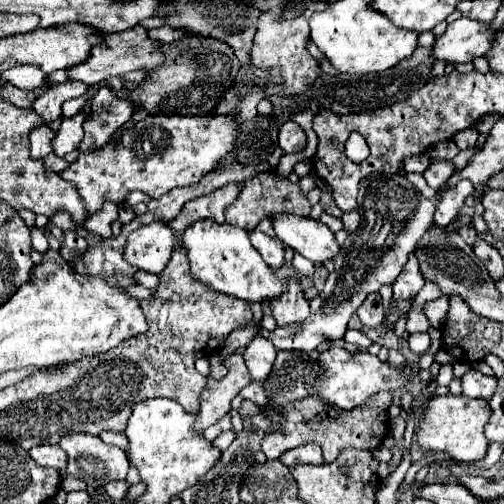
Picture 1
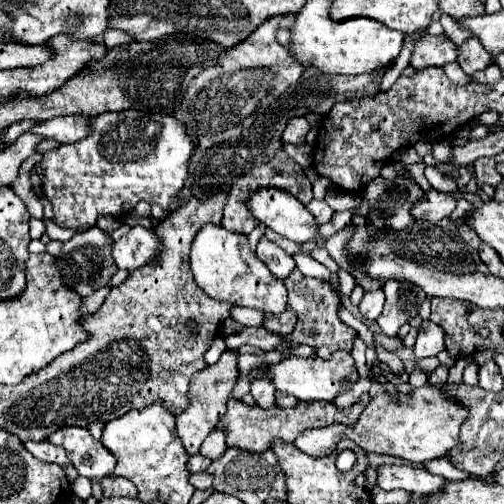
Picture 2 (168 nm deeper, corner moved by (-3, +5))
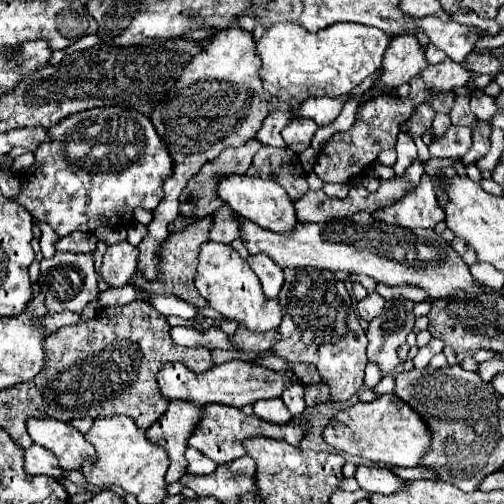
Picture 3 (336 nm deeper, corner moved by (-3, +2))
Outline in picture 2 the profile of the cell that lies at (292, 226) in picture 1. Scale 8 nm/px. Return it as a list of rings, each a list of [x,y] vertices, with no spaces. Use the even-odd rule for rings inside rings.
[[[258,188],[246,200],[252,216],[280,236],[304,244],[316,236],[318,224],[292,194],[280,188]]]

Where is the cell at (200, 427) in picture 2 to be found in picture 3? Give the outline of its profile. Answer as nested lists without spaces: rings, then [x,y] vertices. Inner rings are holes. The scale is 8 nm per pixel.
[[[176,399],[170,403],[164,417],[160,417],[148,429],[148,439],[160,443],[168,451],[170,457],[170,467],[166,473],[168,483],[178,481],[186,473],[188,461],[184,459],[184,453],[188,449],[188,437],[196,431],[196,425],[200,425],[200,417],[204,417],[200,405]]]

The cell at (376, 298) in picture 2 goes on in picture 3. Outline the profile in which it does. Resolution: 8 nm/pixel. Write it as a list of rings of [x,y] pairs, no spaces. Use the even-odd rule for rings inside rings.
[[[370,293],[362,301],[358,301],[358,315],[366,321],[372,321],[374,317],[378,317],[382,313],[384,303],[386,303],[384,297],[380,297],[378,293]]]

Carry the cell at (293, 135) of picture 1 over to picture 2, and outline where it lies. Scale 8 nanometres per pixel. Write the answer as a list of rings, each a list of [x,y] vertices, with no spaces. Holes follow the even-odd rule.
[[[290,118],[286,124],[286,130],[282,134],[282,140],[300,146],[306,142],[306,134],[310,130],[310,122],[306,118]]]

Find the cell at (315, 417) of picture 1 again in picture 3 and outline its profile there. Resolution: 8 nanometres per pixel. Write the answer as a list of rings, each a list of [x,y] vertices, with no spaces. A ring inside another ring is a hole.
[[[204,405],[204,419],[194,431],[194,435],[188,439],[190,447],[200,449],[206,457],[214,459],[216,463],[228,463],[232,459],[244,457],[246,449],[244,443],[246,439],[254,437],[274,437],[274,439],[284,439],[286,443],[298,447],[302,437],[308,431],[308,421],[306,419],[290,419],[288,423],[270,423],[270,421],[260,421],[256,415],[244,415],[240,409],[232,409],[228,405]]]

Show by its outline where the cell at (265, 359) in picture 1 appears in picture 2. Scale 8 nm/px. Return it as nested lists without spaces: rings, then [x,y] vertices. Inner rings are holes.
[[[252,382],[250,386],[250,394],[256,398],[256,404],[260,408],[274,408],[276,406],[276,388],[272,386],[272,382]]]

